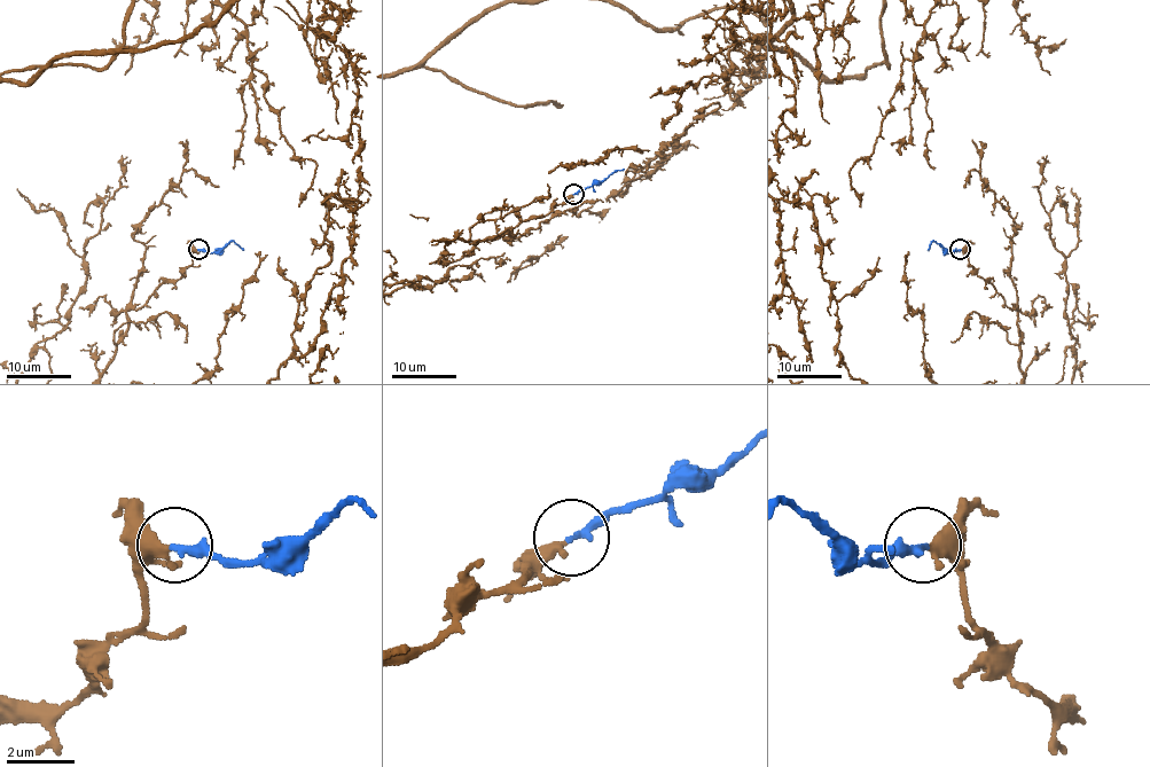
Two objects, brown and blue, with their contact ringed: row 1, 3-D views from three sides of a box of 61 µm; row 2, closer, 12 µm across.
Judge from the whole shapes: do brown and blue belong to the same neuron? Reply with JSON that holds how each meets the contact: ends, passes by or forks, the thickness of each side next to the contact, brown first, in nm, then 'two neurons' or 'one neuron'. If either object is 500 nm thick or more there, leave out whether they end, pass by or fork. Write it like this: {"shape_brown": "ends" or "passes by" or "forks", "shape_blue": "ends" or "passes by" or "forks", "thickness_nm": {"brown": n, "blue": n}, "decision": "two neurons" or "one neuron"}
{"shape_brown": "ends", "shape_blue": "ends", "thickness_nm": {"brown": 400, "blue": 240}, "decision": "one neuron"}

